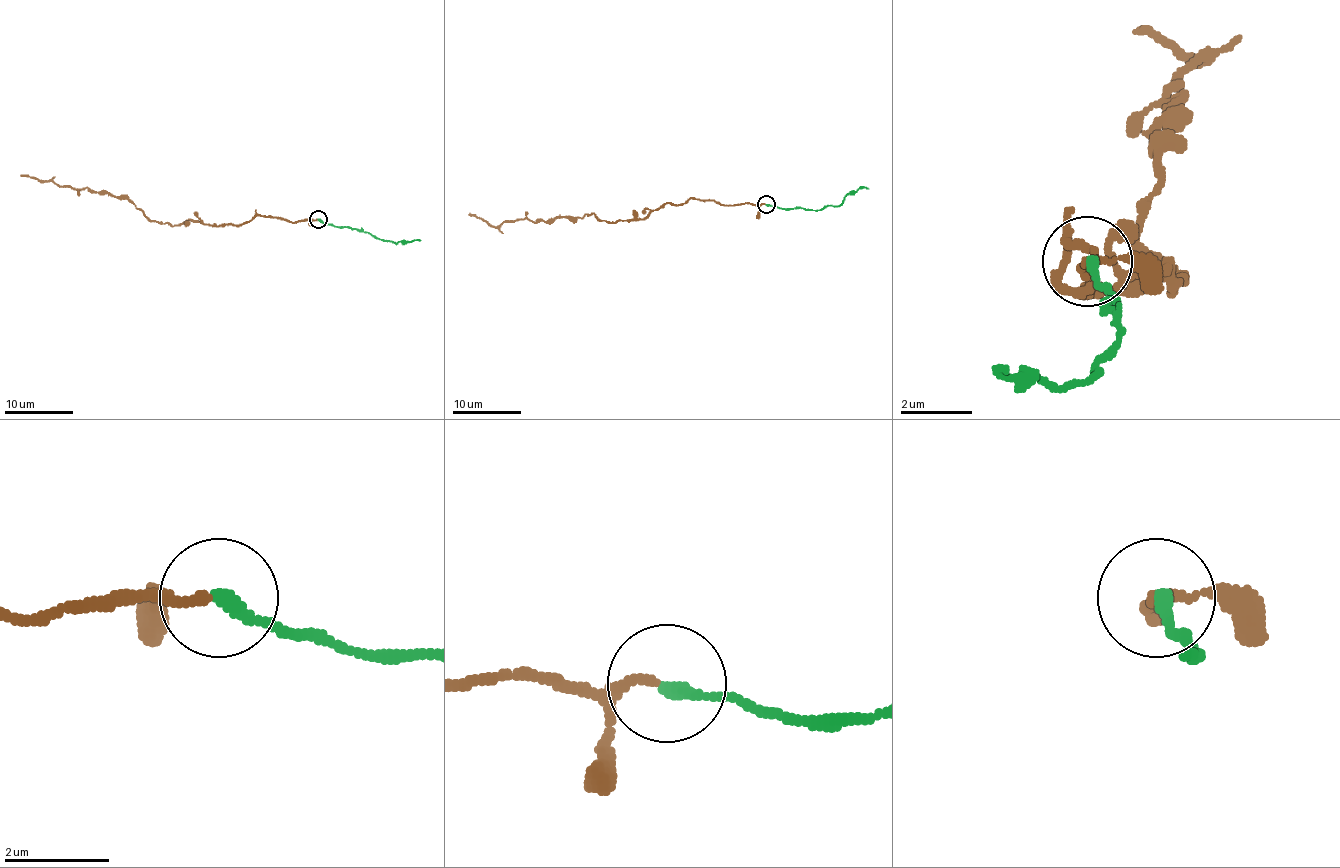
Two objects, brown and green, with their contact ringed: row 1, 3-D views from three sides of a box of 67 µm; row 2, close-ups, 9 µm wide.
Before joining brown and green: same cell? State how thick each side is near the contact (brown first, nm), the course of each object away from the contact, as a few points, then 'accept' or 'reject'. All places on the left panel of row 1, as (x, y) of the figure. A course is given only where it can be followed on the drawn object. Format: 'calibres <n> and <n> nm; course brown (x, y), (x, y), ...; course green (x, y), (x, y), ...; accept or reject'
calibres 120 and 280 nm; course brown (318, 220), (254, 215), (236, 225), (169, 225), (151, 222), (126, 199), (21, 175); course green (318, 220), (335, 227), (351, 227), (392, 242), (421, 240); accept

